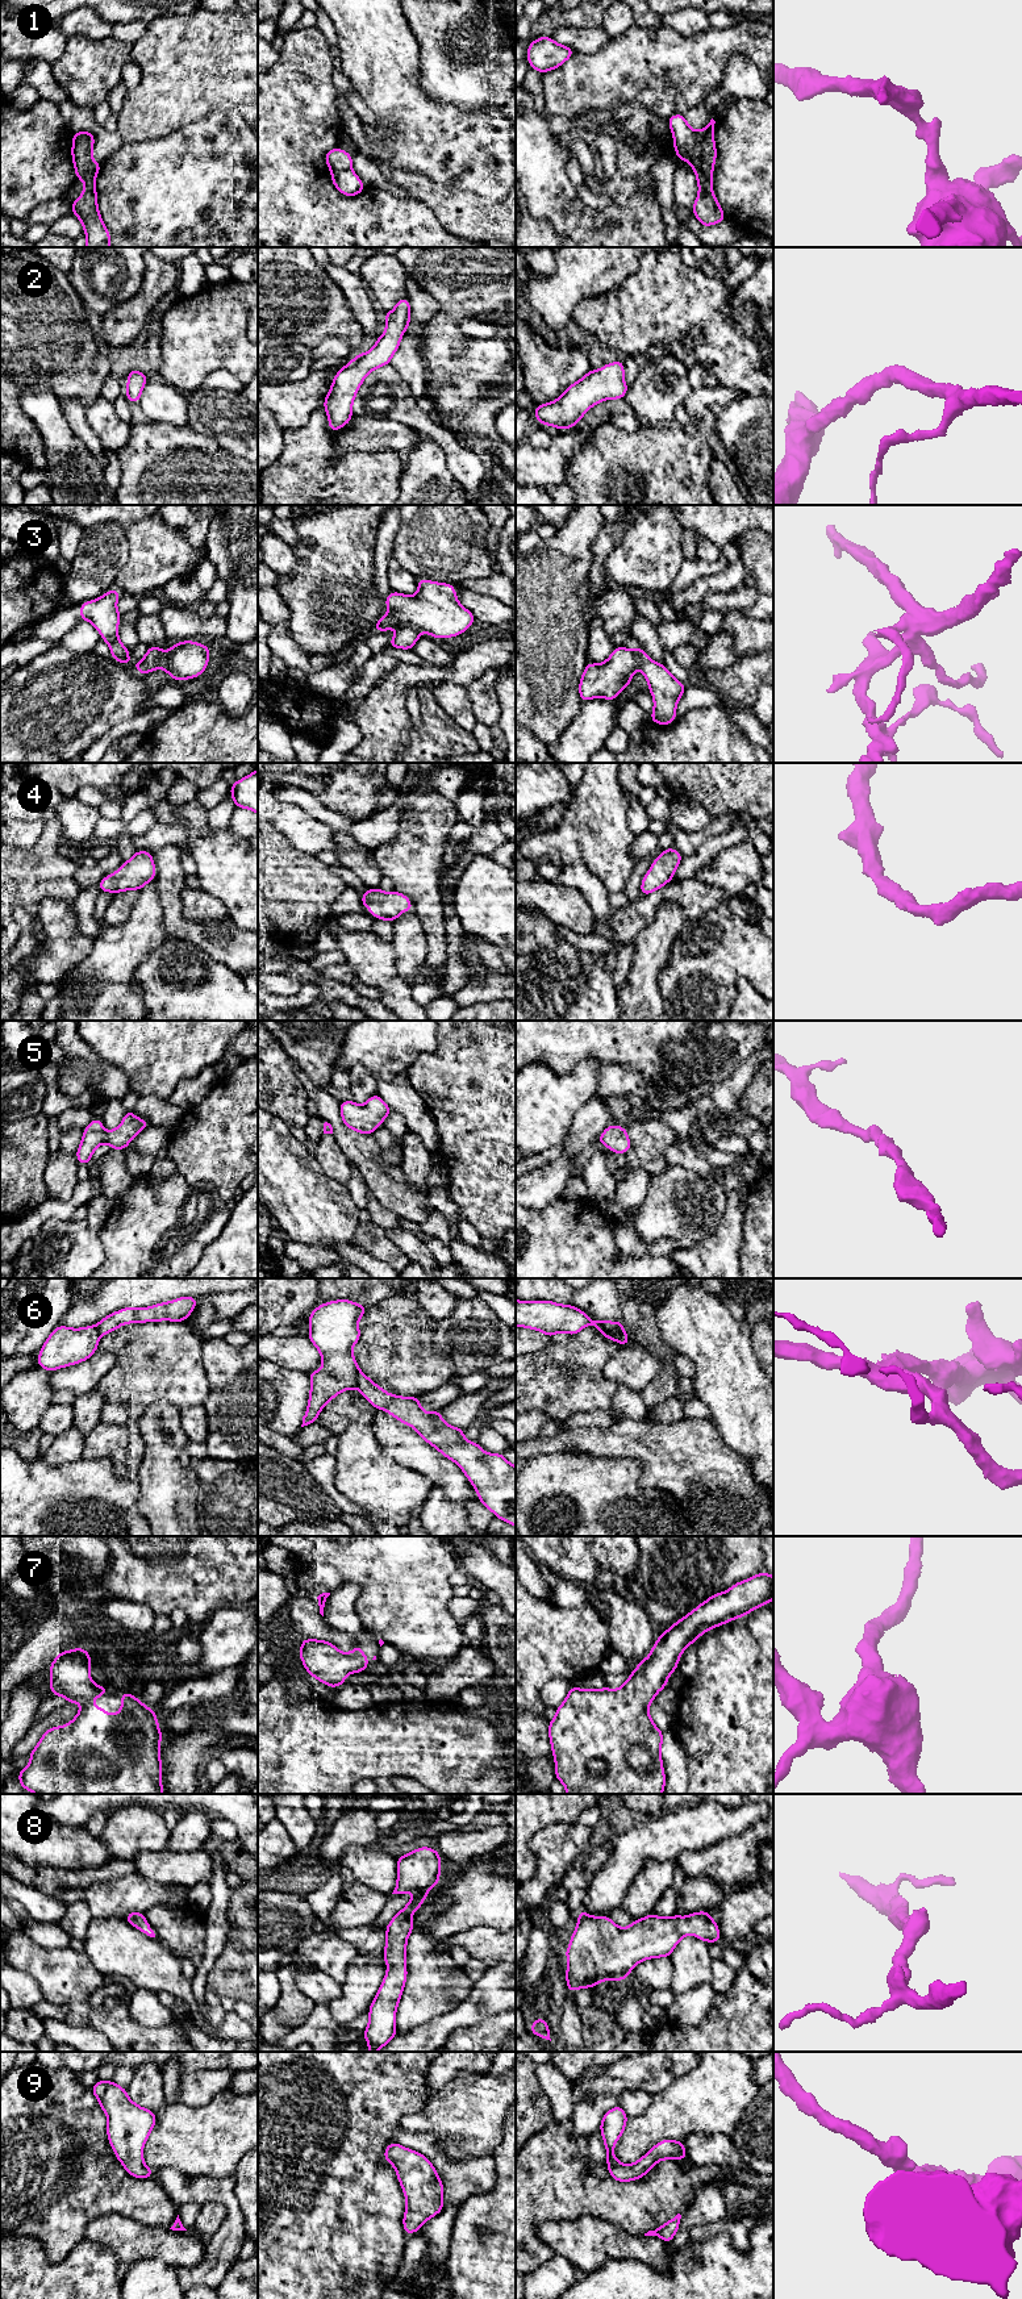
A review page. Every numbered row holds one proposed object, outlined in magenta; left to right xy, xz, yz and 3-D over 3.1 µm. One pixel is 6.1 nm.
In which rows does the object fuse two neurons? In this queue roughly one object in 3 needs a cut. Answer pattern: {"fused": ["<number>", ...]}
{"fused": ["1", "3", "6"]}

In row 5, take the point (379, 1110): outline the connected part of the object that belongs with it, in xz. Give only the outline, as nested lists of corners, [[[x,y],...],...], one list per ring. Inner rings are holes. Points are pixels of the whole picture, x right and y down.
[[[379,1094],[371,1096],[364,1106],[354,1101],[342,1101],[339,1110],[343,1125],[364,1135],[372,1135],[377,1126],[383,1126],[384,1118],[393,1113]]]

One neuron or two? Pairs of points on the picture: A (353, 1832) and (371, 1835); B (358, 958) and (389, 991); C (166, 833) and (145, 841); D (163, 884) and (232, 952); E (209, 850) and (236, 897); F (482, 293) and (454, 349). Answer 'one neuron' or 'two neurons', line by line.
A: one neuron
B: one neuron
C: one neuron
D: one neuron
E: one neuron
F: one neuron

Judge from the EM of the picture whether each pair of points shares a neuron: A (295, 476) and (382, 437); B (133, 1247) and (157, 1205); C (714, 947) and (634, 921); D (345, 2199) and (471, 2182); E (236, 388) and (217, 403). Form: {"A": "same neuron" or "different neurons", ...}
{"A": "different neurons", "B": "same neuron", "C": "different neurons", "D": "different neurons", "E": "different neurons"}

